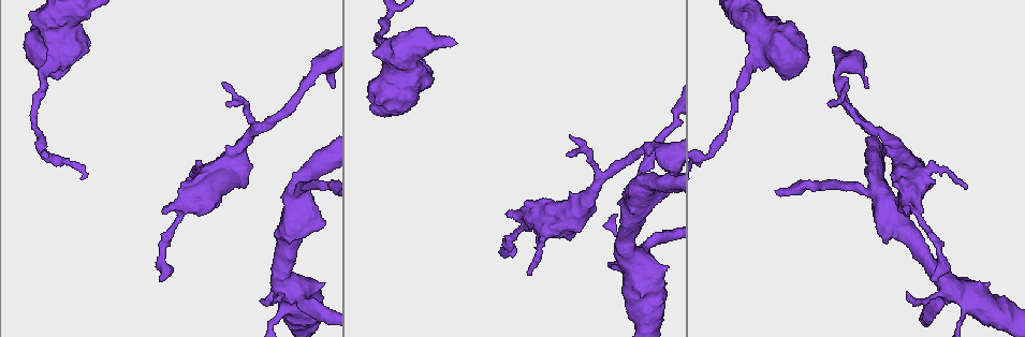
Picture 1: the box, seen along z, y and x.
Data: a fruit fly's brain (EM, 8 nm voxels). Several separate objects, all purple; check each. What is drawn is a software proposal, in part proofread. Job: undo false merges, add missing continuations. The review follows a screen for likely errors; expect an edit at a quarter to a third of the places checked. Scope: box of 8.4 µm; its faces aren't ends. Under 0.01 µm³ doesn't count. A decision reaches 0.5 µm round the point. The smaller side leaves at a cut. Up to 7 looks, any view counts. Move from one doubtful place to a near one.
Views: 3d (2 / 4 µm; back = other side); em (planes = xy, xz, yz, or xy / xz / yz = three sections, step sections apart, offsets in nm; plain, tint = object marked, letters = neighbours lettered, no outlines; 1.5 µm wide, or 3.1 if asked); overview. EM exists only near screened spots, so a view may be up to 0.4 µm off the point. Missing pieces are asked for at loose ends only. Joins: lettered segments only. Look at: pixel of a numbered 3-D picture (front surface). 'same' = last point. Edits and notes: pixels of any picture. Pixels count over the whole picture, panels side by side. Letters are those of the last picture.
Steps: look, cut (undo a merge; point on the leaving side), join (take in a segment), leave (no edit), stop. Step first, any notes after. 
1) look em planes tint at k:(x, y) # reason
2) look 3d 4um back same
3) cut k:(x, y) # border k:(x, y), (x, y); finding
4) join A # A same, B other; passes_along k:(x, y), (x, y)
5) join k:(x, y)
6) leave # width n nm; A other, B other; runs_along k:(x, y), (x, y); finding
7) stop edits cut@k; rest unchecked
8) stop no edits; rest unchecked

look 3d 4um at 1:(875, 189) # three-way junction

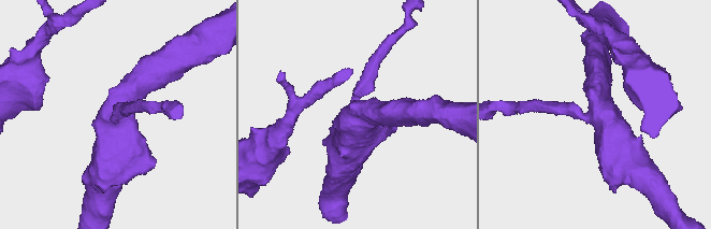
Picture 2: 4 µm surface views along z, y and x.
look em planes letters at 2:(597, 111)

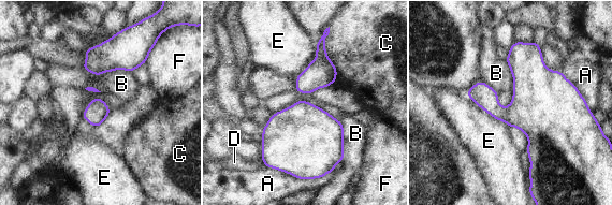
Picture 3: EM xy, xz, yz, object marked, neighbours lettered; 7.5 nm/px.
leave # A other, B other, C other, D other, E other, F other; arms 3; arm_widths 220, 400, 700 nm; continuous, no second neuron

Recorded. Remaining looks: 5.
look em xz step 8 letters at 1:(906, 292)

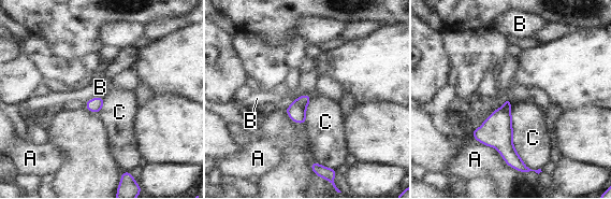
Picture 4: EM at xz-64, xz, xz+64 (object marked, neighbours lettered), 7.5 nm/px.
look em planes letters same

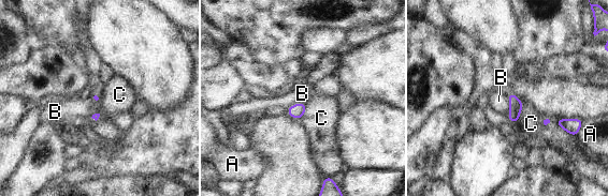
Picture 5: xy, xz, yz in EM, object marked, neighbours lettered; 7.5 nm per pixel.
leave # A other, B other, C other; none of them fits

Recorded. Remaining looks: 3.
look em planes plain at 1:(829, 105) # free end

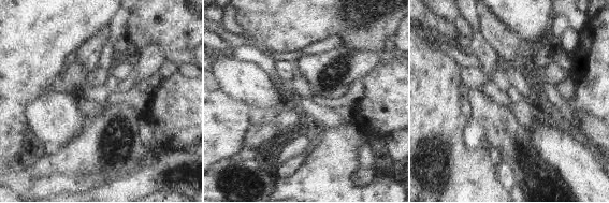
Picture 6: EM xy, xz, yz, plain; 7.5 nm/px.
look em planes letters same

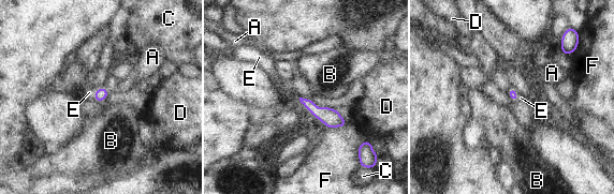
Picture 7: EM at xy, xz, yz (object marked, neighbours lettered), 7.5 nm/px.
join E # A other, B other, C other, D other, E same, F other; passes_along 7:(331, 117), (306, 108), (283, 86); it goes on there

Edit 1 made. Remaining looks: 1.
stop edits join@7; rest unchecked

